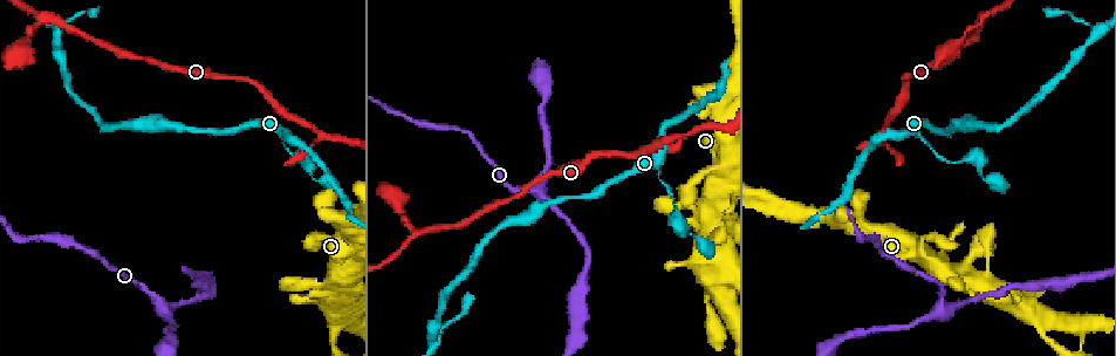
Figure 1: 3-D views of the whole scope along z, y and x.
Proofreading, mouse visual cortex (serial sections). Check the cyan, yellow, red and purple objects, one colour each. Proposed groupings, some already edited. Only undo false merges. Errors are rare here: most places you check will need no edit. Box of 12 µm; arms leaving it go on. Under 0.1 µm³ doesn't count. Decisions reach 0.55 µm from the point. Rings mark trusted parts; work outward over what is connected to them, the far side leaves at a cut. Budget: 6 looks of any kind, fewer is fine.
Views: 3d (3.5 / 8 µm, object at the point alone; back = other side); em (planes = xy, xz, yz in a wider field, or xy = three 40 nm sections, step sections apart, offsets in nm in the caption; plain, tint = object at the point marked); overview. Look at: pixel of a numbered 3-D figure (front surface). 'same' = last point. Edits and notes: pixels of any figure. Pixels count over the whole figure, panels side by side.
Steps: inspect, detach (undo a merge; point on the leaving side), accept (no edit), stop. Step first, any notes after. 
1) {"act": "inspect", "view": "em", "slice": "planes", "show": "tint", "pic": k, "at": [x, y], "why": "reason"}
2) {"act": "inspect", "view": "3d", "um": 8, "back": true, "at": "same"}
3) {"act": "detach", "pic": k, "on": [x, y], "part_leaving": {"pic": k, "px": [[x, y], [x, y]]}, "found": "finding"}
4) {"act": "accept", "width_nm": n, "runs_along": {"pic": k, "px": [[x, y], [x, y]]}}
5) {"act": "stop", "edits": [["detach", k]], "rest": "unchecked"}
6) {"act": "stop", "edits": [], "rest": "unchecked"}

{"act": "inspect", "view": "3d", "um": 3.5, "pic": 1, "at": [987, 271], "why": "sudden change in width"}

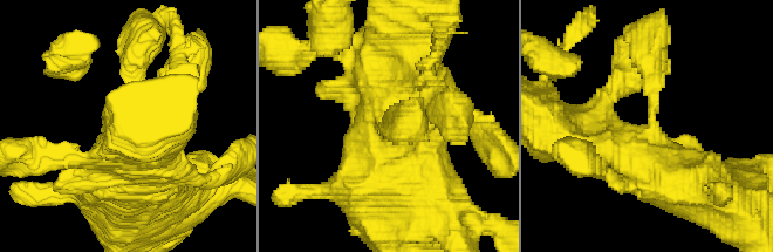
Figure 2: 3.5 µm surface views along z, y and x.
{"act": "accept", "runs_along": {"pic": 2, "px": [[573, 137], [705, 191]]}, "found": "one cell here"}

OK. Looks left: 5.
{"act": "inspect", "view": "3d", "um": 8, "pic": 1, "at": [60, 38], "why": "abrupt turn"}

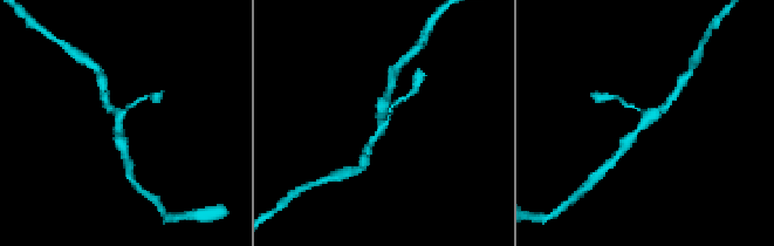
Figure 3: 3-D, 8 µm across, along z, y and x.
{"act": "inspect", "view": "em", "slice": "xy", "step": 5, "show": "tint", "pic": 3, "at": [380, 126], "why": "now the EM"}

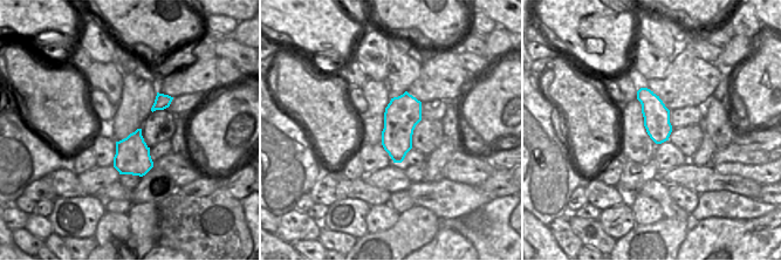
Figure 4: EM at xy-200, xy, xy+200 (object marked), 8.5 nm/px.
{"act": "accept", "runs_along": {"pic": 3, "px": [[123, 147], [120, 116], [134, 107]]}, "found": "continuous, no second cell"}

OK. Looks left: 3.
{"act": "inspect", "view": "3d", "um": 3.5, "pic": 1, "at": [50, 20]}

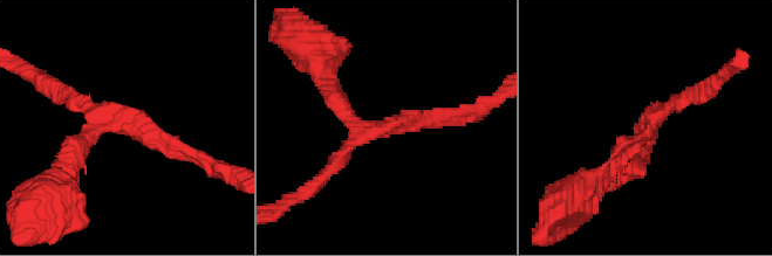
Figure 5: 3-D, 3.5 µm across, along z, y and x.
{"act": "inspect", "view": "em", "slice": "xy", "step": 5, "show": "tint", "pic": 5, "at": [383, 128], "arms": 3, "arm_widths_nm": [150, 200, 200], "why": "now the EM"}

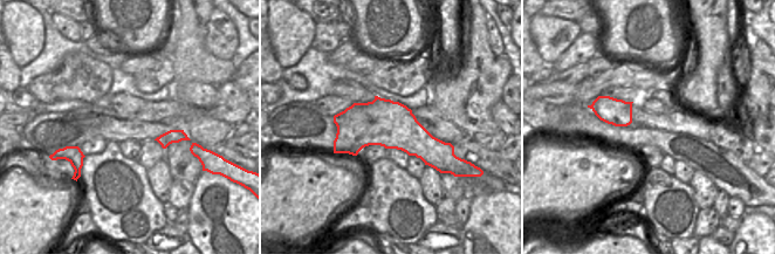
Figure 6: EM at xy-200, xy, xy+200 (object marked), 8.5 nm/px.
{"act": "accept", "width_nm": 400, "runs_along": {"pic": 5, "px": [[451, 115], [361, 128], [336, 91]]}, "found": "all the same cell"}

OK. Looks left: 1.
{"act": "stop", "edits": [], "rest": "unchecked"}

